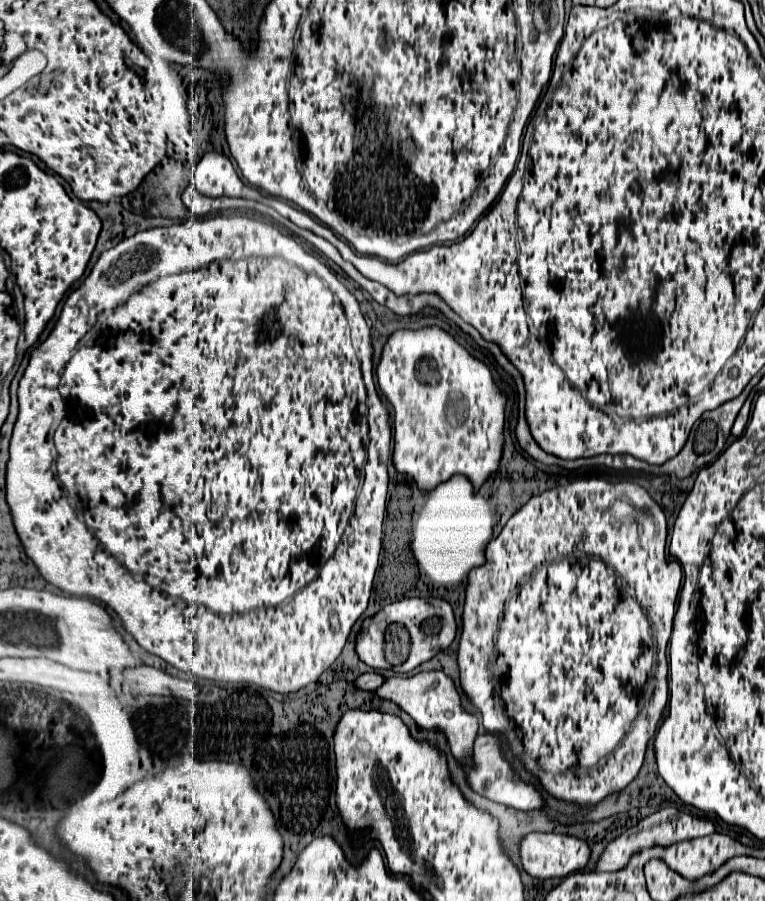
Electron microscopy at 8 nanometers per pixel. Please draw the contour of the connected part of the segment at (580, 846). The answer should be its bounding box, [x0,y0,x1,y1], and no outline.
[520,833,590,879]

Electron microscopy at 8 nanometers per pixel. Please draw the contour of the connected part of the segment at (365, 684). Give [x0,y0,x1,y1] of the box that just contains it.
[356,673,386,691]

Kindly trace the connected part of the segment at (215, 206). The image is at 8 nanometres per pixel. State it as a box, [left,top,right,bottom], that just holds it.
[184,185,220,215]

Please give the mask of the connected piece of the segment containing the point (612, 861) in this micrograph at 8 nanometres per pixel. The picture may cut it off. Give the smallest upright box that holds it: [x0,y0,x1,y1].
[596,807,714,871]

